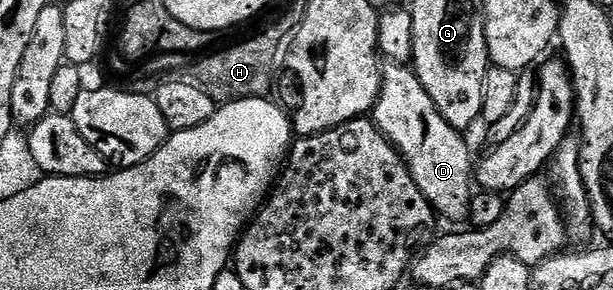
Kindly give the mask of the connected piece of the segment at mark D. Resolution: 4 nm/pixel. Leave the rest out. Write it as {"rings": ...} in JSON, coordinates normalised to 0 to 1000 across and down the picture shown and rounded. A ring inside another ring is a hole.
{"rings":[[[631,217],[623,238],[623,307],[607,376],[612,441],[656,531],[679,641],[724,762],[755,759],[767,738],[770,610],[777,566],[767,555],[767,510],[749,445],[736,434],[698,338],[698,310],[661,221]],[[768,634],[768,648],[767,648]]]}

